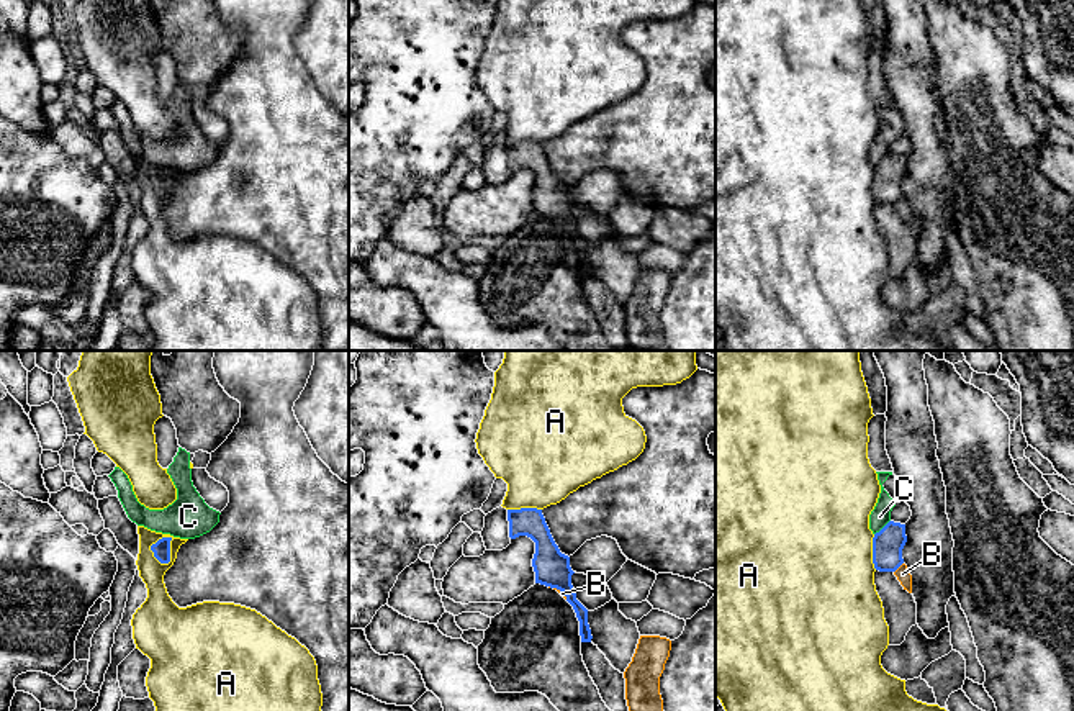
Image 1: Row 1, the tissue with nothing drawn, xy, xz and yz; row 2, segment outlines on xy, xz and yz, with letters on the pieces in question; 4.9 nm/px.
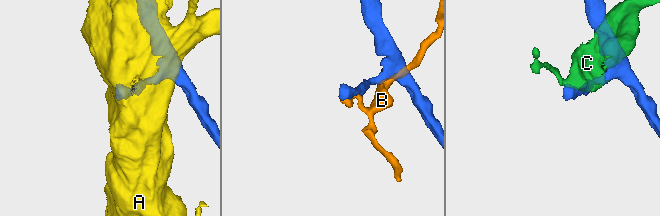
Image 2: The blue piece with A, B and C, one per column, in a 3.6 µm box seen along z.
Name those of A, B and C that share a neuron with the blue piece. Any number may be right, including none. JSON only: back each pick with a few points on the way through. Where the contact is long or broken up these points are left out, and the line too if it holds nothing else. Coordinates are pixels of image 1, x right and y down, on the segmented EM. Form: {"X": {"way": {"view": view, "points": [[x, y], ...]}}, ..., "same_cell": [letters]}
{"same_cell": []}

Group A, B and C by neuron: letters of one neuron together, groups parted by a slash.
A / B / C

